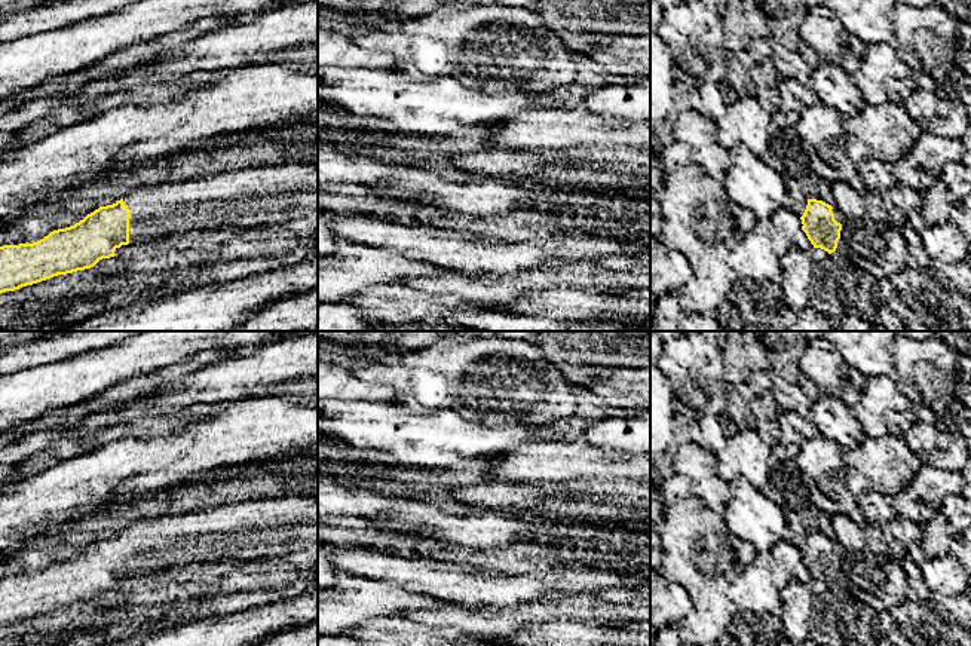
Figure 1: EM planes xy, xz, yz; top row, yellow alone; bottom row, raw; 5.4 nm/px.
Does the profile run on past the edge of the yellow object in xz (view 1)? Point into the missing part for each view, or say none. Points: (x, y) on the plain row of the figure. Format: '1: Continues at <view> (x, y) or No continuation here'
1: No continuation here

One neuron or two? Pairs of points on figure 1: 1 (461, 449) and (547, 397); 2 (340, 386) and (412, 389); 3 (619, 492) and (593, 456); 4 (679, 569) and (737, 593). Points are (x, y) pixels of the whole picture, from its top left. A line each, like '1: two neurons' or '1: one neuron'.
1: two neurons
2: two neurons
3: two neurons
4: two neurons

